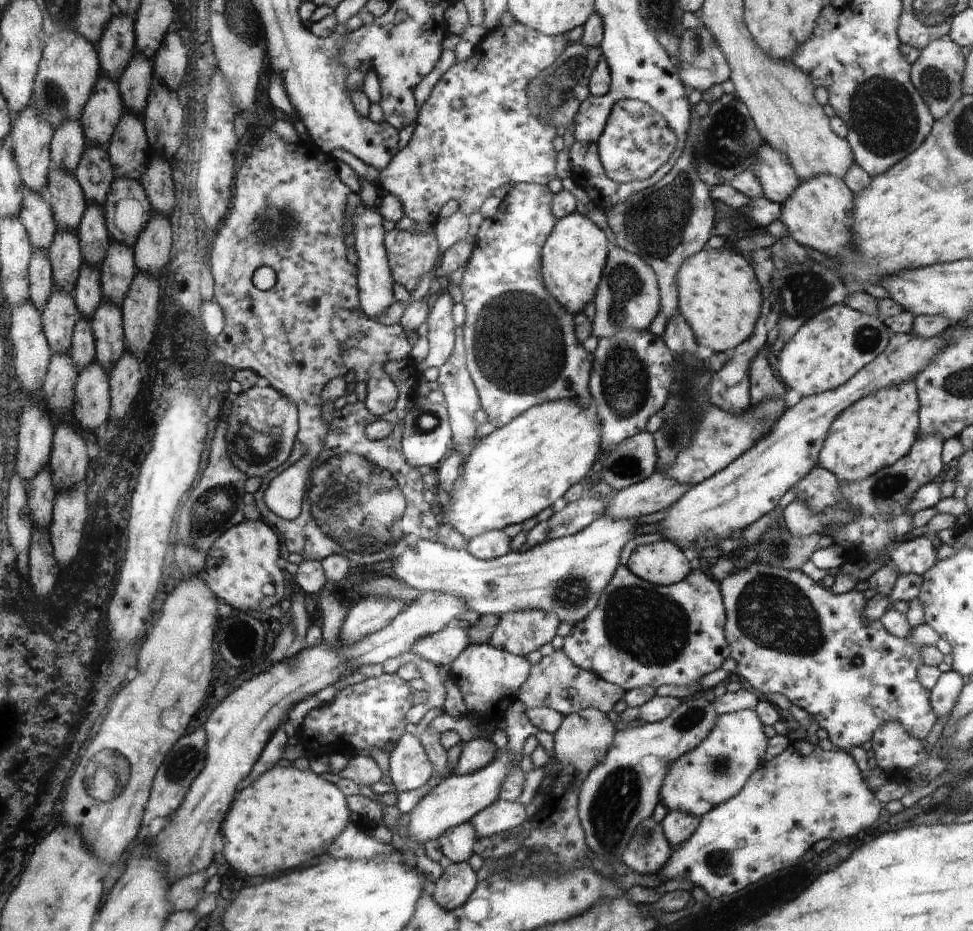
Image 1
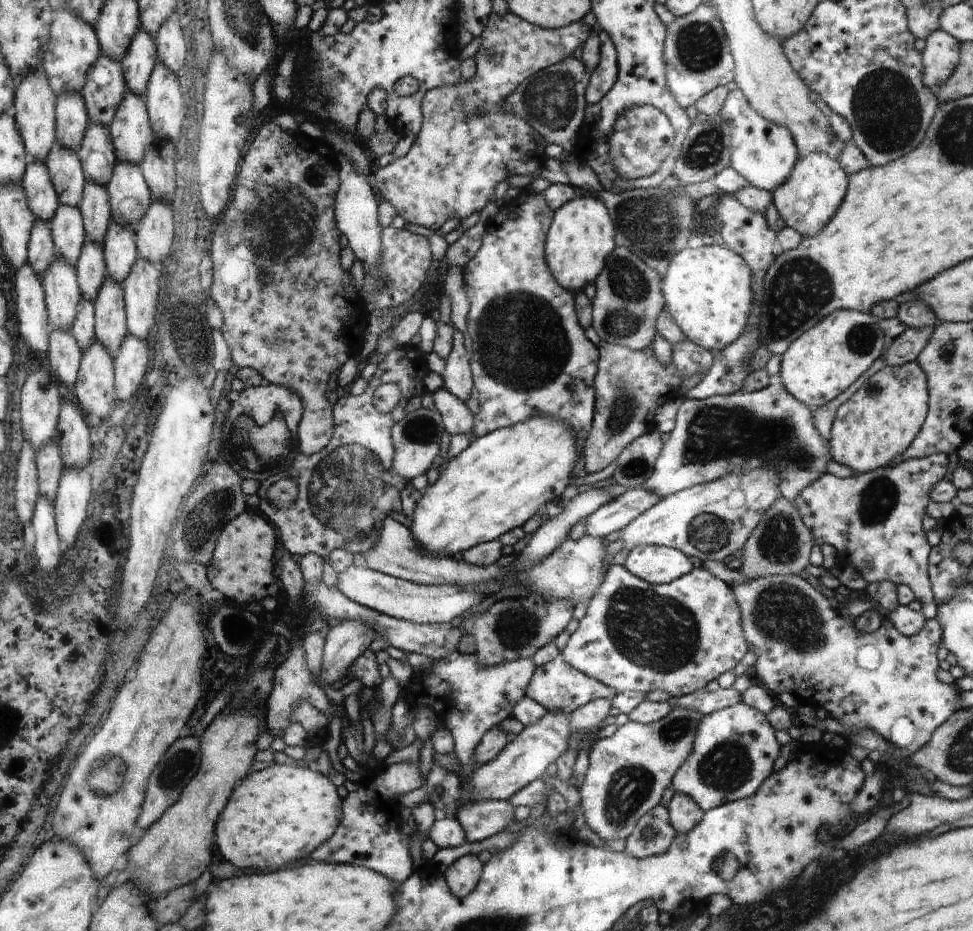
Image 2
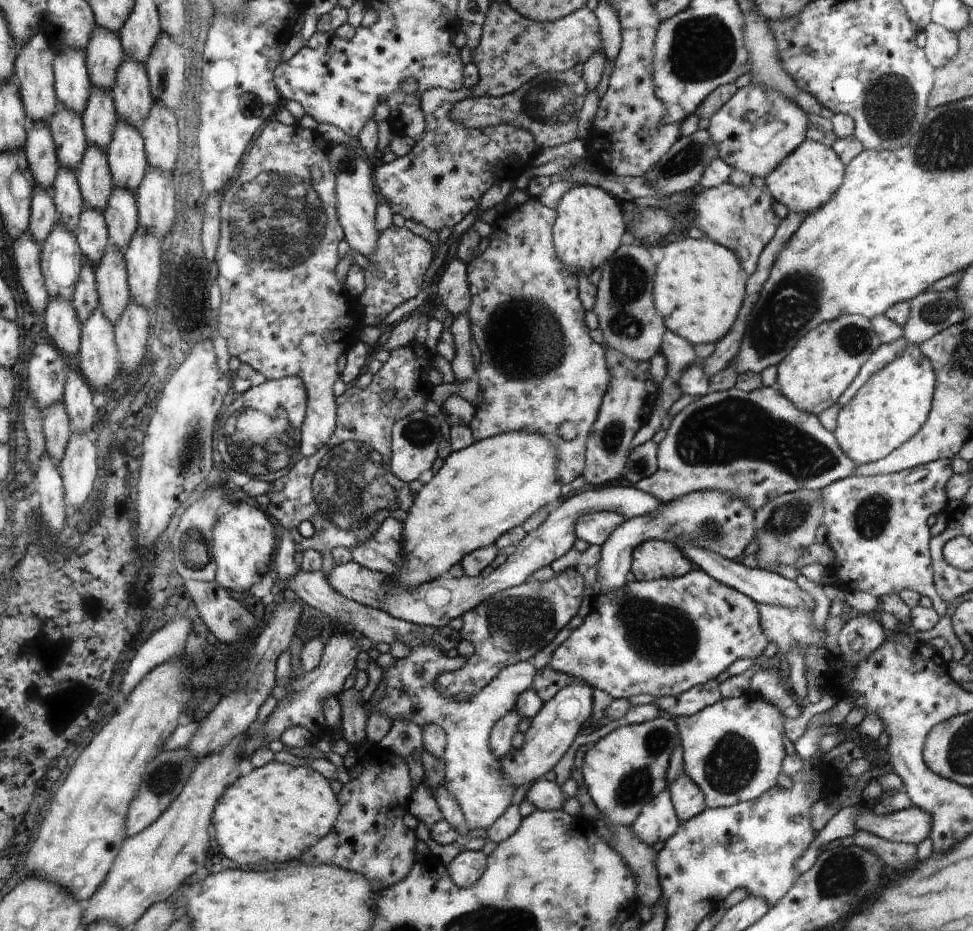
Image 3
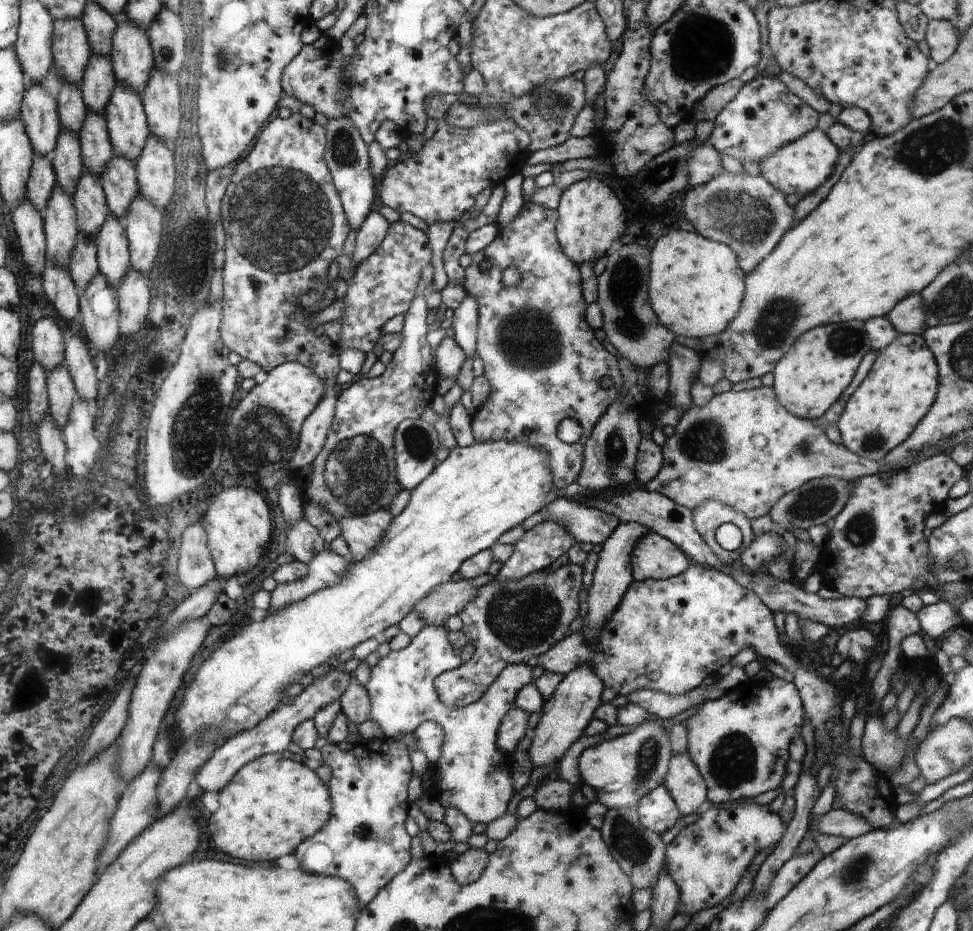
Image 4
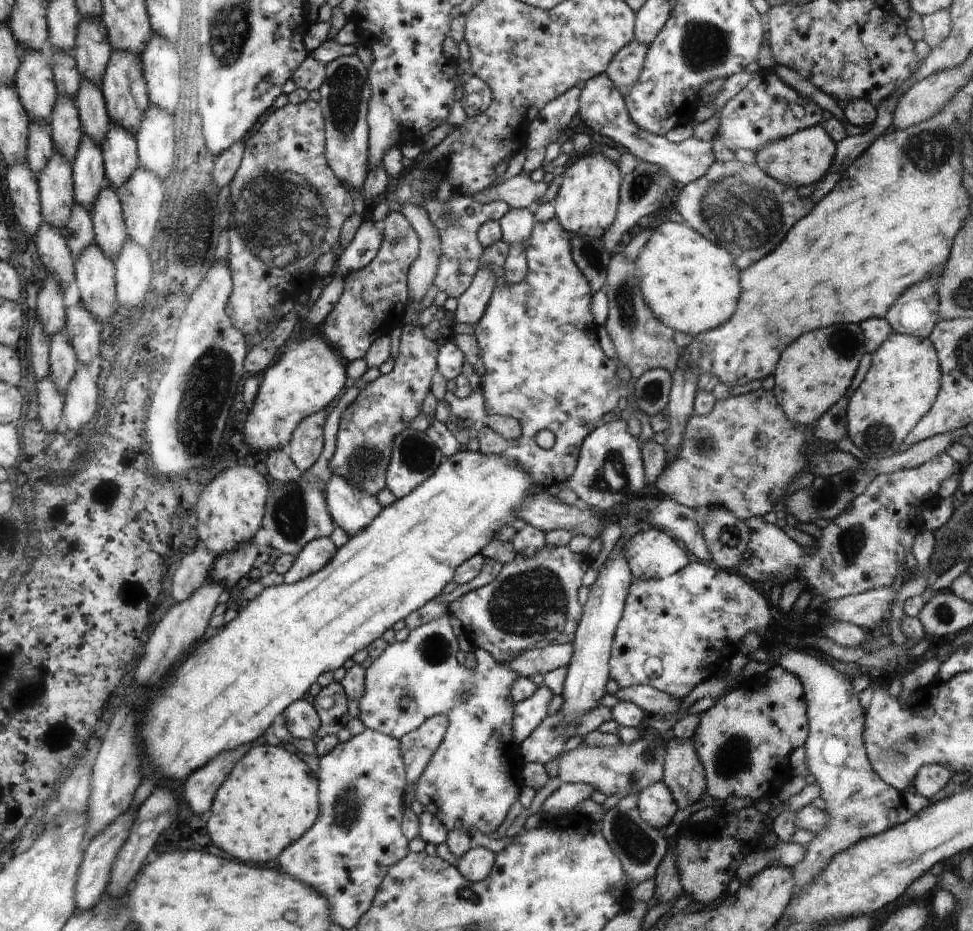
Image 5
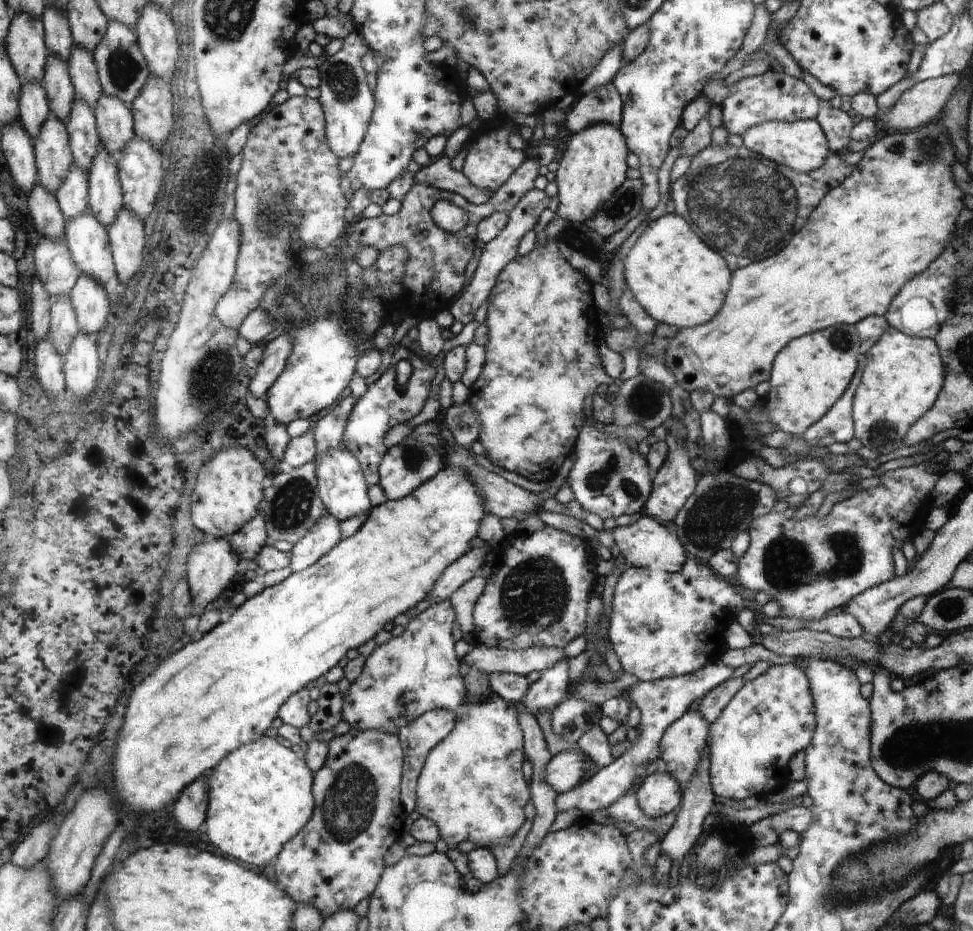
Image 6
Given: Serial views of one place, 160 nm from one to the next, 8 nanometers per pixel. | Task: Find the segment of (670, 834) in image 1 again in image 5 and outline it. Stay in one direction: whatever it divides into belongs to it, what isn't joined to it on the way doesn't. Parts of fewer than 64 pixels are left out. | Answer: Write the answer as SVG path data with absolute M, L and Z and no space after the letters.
M677 737L665 748L664 779L680 809L688 808L704 798L702 767L704 766L694 740L680 741Z

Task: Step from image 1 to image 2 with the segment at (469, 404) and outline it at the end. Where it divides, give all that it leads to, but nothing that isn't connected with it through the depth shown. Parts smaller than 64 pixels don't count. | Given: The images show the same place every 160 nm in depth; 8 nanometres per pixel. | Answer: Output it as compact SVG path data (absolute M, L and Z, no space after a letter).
M459 330L453 334L452 352L445 358L445 368L441 373L443 386L446 391L466 402L472 392L473 374L470 374L471 362L468 362L464 336Z

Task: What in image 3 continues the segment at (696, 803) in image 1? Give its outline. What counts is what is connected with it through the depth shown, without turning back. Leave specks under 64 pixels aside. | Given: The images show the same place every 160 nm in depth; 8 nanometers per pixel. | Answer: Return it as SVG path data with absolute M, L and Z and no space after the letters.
M751 690L737 697L722 697L718 702L692 716L676 718L683 747L685 774L701 788L708 808L729 807L742 801L758 799L777 785L782 761L787 755L782 743L785 718L772 703L756 694L753 695Z

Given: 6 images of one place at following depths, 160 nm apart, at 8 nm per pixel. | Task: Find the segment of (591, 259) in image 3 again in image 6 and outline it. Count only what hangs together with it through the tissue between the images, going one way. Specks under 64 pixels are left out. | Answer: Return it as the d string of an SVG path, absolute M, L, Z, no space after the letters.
M596 123L574 133L555 172L559 200L556 217L585 223L594 219L626 180L626 156L629 147L620 128L608 123Z

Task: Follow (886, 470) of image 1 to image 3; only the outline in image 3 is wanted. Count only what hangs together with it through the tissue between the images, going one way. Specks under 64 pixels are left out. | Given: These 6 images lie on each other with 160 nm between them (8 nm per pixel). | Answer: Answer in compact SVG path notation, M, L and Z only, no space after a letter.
M938 459L913 469L904 469L885 475L850 475L818 490L822 497L824 512L821 524L826 526L826 540L836 553L830 570L835 584L845 592L869 592L880 598L886 593L898 593L904 589L915 590L920 596L932 601L932 608L939 617L946 614L947 604L934 588L933 568L929 542L931 539L926 520L948 506L945 486L954 474L950 459Z

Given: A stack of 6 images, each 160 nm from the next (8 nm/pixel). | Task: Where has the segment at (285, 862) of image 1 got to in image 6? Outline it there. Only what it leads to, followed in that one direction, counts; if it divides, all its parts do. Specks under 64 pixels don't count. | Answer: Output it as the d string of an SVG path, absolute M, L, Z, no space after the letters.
M264 735L253 743L242 745L234 756L226 756L210 776L210 804L206 818L206 834L210 842L238 862L266 866L305 827L310 812L316 810L312 798L312 772L308 767L300 753Z

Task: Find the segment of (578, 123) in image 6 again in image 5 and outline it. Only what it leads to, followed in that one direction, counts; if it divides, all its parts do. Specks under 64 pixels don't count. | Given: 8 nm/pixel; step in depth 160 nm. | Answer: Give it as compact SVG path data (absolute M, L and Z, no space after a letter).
M606 73L589 78L579 96L577 121L582 121L592 130L599 132L606 138L618 142L638 160L646 161L665 168L674 182L679 186L687 185L707 173L715 160L711 141L701 141L692 136L679 143L670 142L665 136L661 137L639 126L630 118L625 107L621 92L614 86Z

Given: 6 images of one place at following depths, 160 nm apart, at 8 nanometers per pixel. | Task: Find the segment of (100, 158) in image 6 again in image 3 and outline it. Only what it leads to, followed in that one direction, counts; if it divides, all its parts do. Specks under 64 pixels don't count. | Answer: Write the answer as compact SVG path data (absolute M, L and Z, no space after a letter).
M108 246L101 263L97 266L95 277L99 306L104 310L106 318L115 326L132 302L125 255Z

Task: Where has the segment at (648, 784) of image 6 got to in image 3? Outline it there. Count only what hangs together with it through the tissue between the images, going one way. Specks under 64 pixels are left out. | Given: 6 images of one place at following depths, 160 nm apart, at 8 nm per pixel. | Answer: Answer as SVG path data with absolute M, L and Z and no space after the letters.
M668 788L652 799L631 824L631 831L648 846L666 842L680 826Z

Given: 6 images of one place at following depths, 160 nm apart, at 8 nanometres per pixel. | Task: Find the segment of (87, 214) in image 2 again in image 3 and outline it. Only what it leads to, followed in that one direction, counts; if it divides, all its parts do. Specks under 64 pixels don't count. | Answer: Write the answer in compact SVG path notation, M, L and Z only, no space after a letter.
M88 145L75 176L85 204L102 212L108 206L114 188L107 156L106 150L99 149L96 145Z

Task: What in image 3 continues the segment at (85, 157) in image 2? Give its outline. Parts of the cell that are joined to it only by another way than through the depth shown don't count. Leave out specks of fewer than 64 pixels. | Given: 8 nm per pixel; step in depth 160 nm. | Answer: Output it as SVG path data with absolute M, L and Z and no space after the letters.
M92 88L92 94L81 114L88 145L96 145L107 150L113 140L113 130L117 126L118 116L110 89Z

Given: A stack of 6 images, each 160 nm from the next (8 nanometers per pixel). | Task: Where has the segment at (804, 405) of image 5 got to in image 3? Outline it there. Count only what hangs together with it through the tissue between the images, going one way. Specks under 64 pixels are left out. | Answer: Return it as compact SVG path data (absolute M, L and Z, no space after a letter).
M842 315L807 332L777 364L776 387L795 407L818 416L832 406L852 384L862 365L882 344L870 319Z

